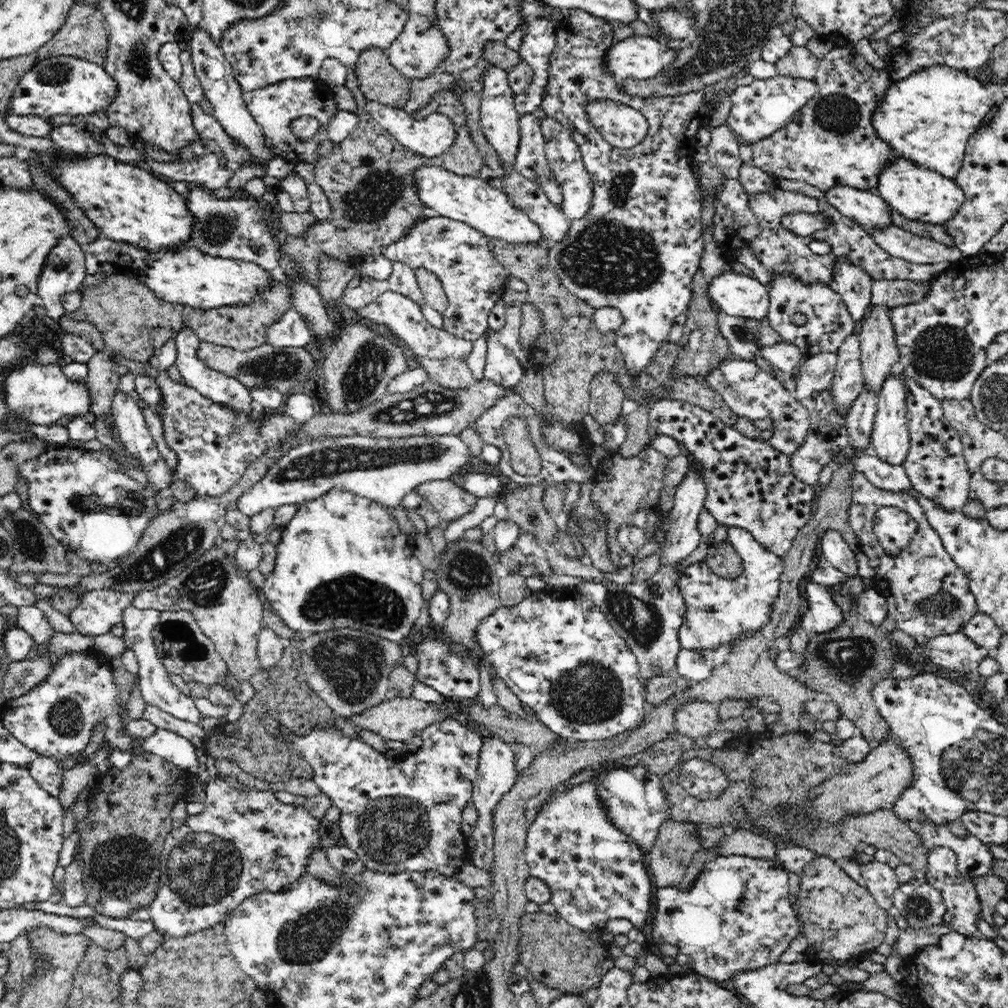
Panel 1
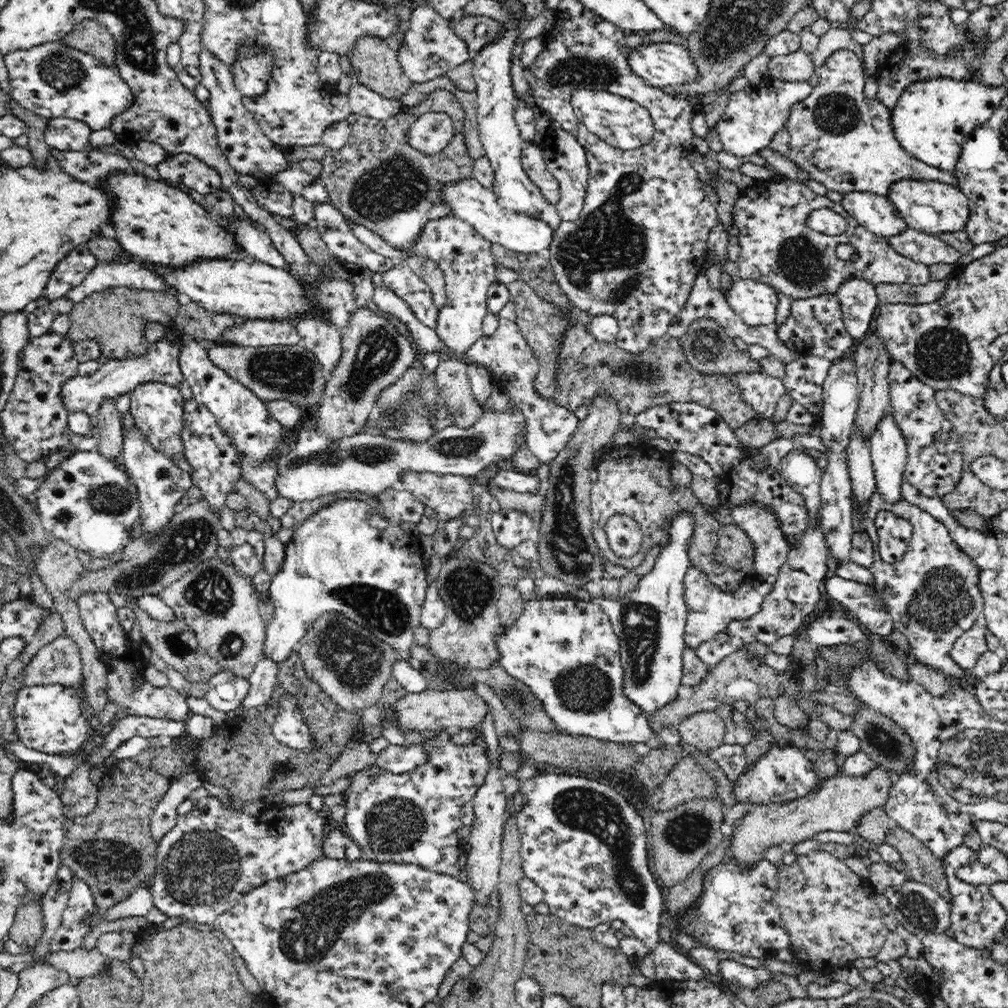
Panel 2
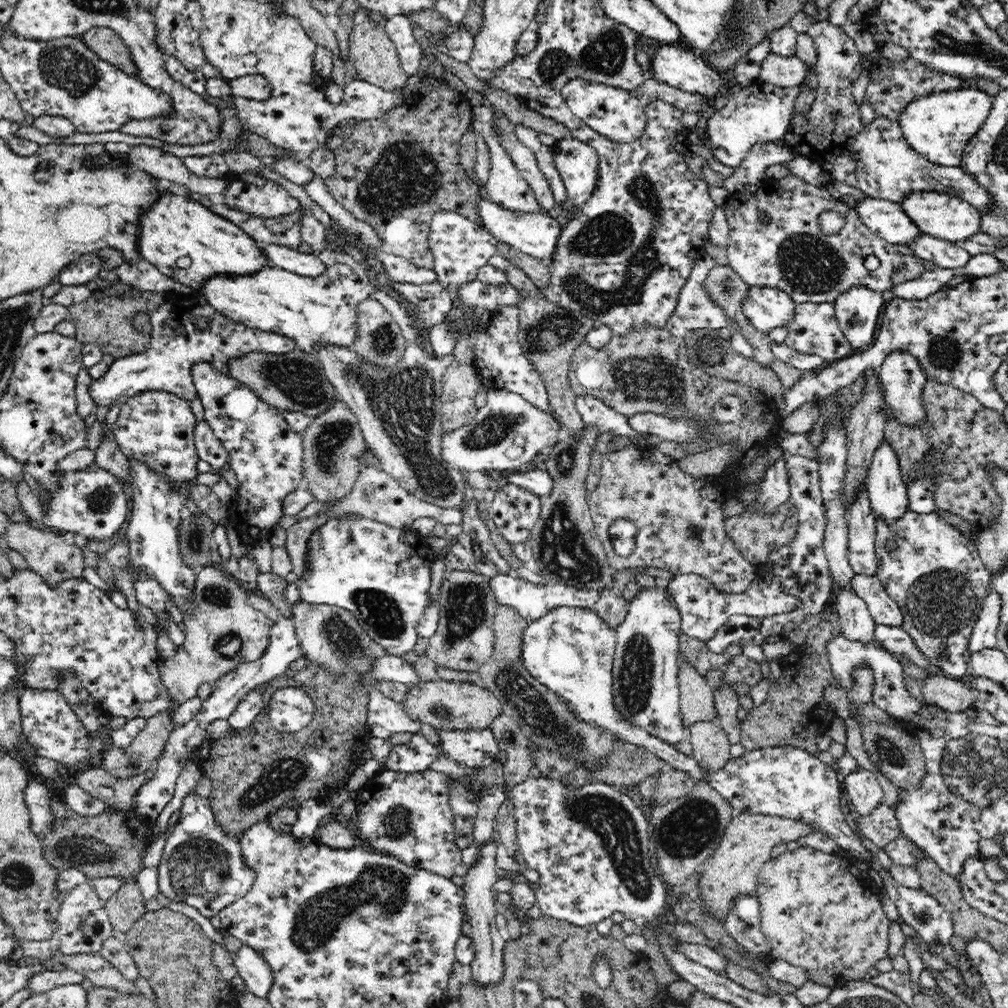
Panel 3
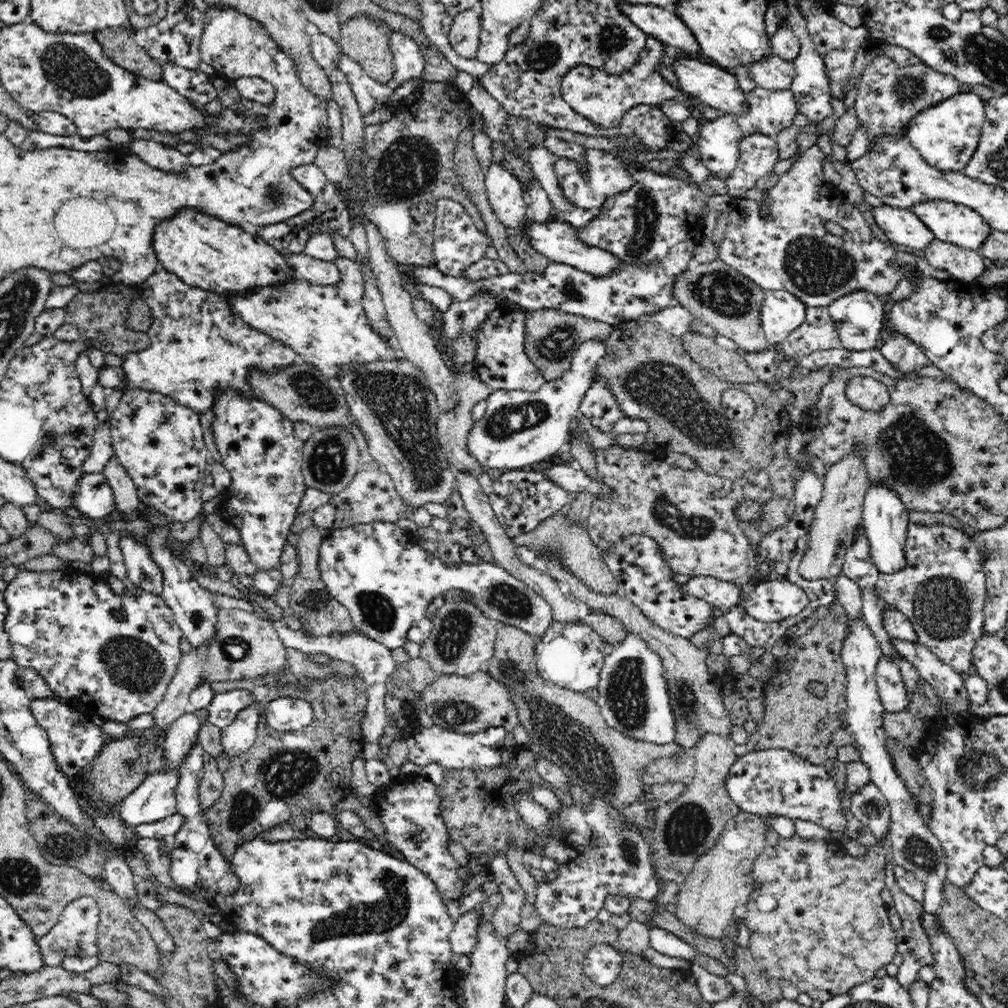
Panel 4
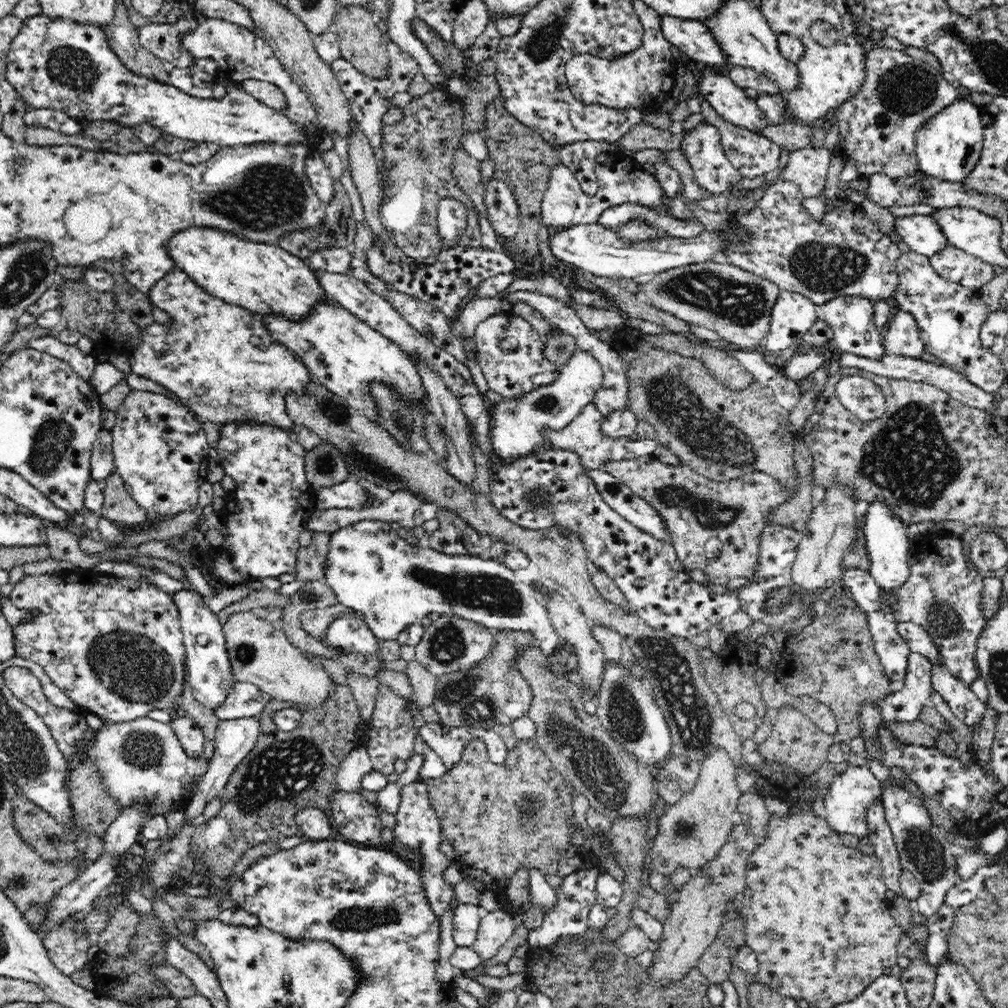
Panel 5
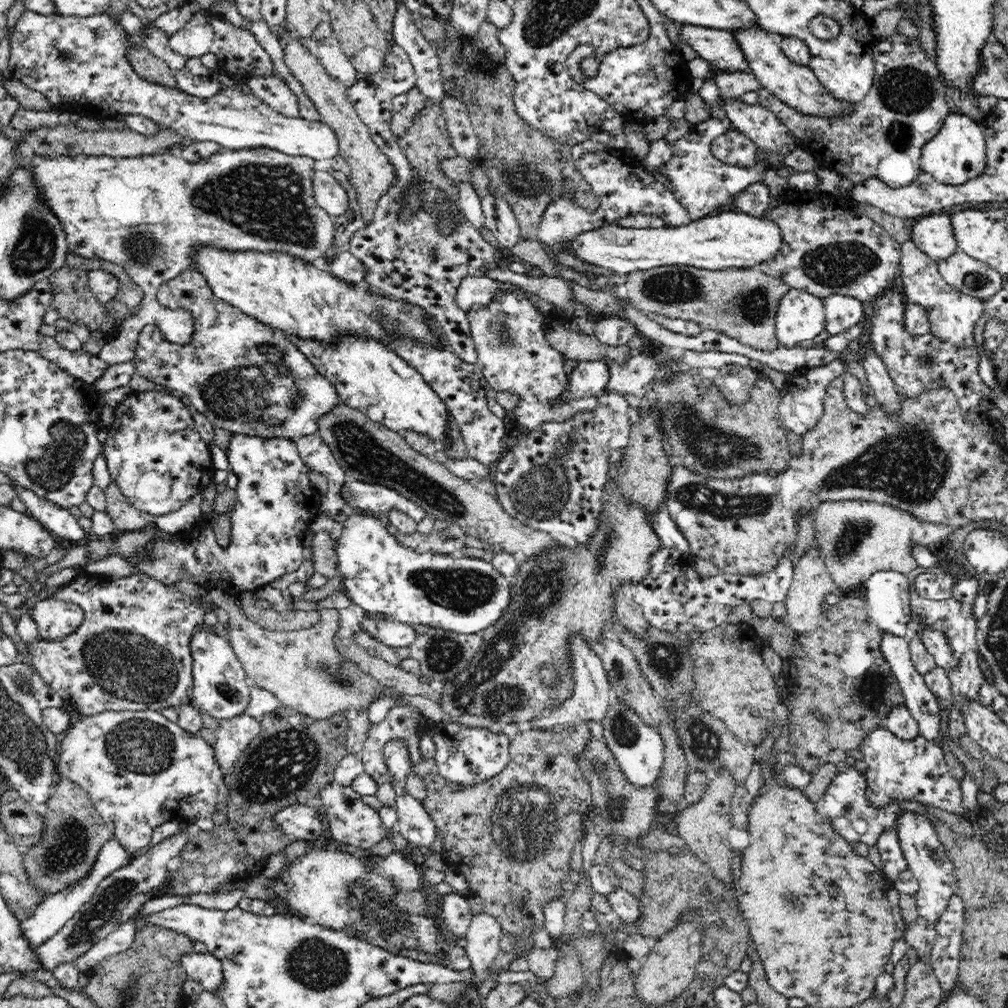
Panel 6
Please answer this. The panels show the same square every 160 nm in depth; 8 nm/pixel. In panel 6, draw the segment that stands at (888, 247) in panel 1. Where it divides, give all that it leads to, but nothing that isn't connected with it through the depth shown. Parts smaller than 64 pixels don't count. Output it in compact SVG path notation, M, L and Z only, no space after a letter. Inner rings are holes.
M962 252L938 262L938 267L948 285L983 302L998 294L1007 280L990 266Z

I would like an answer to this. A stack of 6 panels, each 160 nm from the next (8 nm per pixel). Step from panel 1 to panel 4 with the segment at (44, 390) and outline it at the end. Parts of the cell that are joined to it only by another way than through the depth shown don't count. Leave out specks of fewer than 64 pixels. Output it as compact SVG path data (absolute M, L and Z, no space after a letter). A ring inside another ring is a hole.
M160 269L137 291L152 311L153 321L147 330L150 346L123 357L124 363L121 367L128 378L125 388L141 387L144 390L160 392L200 415L216 409L217 398L225 396L226 393L238 393L238 396L248 397L250 400L260 400L253 389L252 378L258 375L270 377L276 373L285 373L286 369L299 360L297 354L288 346L250 326L241 317L236 306L233 306L230 298L188 286L174 272Z

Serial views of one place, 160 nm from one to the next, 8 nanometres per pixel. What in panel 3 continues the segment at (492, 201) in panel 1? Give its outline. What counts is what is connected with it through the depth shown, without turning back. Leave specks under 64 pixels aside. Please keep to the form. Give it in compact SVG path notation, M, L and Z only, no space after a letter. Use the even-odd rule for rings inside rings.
M480 198L478 212L481 214L483 228L499 241L516 251L528 254L536 259L551 261L560 238L563 222L551 213L515 213L502 209L490 199Z

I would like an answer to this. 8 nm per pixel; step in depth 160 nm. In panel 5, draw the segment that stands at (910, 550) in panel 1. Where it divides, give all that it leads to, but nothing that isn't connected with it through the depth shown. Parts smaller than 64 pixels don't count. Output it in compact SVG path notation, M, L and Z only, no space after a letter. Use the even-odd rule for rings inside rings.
M928 532L919 550L922 560L911 566L910 578L897 590L899 607L893 618L896 623L917 624L932 634L946 670L970 688L978 678L975 654L986 619L980 608L984 578L970 566L958 536Z

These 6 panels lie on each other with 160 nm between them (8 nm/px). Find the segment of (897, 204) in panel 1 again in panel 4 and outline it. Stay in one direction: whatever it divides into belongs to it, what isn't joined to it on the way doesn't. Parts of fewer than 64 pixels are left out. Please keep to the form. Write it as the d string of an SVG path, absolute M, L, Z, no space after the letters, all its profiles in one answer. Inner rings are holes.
M926 202L911 208L926 222L936 239L962 249L980 252L992 234L986 220L974 210L950 202Z

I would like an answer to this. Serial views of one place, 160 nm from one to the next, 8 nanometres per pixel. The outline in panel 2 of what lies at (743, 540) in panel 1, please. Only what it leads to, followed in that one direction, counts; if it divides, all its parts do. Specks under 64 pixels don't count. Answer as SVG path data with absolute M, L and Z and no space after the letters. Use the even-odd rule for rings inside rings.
M756 499L738 503L732 508L734 524L741 528L753 540L755 546L754 564L751 573L746 575L742 583L734 592L724 591L716 585L710 584L706 573L698 567L689 567L683 582L683 600L686 601L687 621L685 624L685 645L692 649L703 642L712 640L719 632L724 632L726 625L732 620L750 619L761 611L761 604L766 594L772 590L780 568L788 556L790 546L780 530L778 514L768 503L760 503Z

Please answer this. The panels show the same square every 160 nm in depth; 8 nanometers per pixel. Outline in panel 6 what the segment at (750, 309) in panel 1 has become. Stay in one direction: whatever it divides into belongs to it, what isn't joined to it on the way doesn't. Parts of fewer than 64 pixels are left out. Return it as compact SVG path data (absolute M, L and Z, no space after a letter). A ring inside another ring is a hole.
M798 288L790 289L780 301L776 317L782 347L797 347L801 342L816 338L826 328L826 317L825 303L821 297Z

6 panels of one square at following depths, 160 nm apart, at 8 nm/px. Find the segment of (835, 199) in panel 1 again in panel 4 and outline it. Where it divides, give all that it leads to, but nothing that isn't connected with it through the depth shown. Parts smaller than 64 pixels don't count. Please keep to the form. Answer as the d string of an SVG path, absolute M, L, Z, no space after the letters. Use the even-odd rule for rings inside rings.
M886 204L872 210L873 215L880 229L888 236L890 243L897 247L910 247L911 251L925 251L930 248L930 244L936 240L936 235L930 228L926 227L926 222L922 221L910 209L900 209L887 206Z

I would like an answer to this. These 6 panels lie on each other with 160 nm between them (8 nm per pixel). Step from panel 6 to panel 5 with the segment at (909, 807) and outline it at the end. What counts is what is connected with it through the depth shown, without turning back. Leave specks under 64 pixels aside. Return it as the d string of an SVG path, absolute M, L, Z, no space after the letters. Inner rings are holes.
M849 766L844 772L836 775L827 786L822 797L813 801L810 808L818 817L825 819L830 827L839 834L852 834L858 838L870 836L868 825L868 811L873 804L883 804L883 794L890 789L904 789L906 792L914 792L910 782L904 782L902 778L888 774L886 778L878 778L869 766Z

